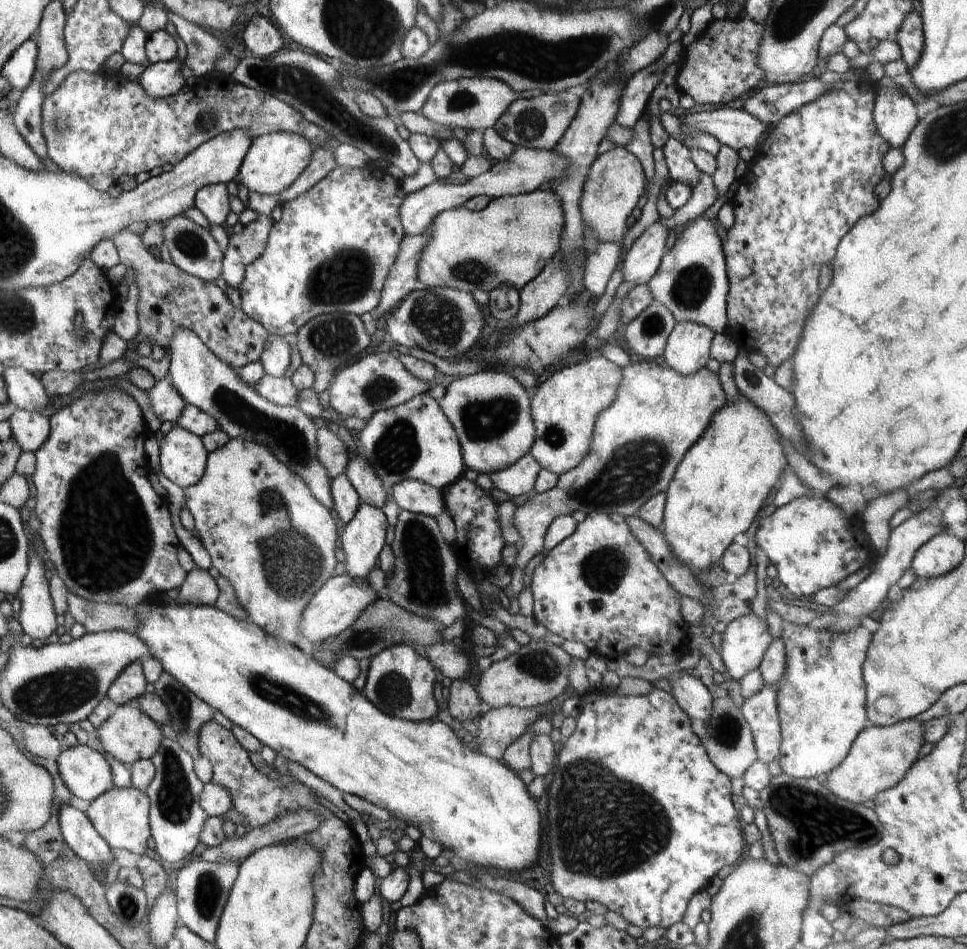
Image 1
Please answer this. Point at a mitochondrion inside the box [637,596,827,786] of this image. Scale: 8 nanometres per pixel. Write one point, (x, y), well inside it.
(728, 732)

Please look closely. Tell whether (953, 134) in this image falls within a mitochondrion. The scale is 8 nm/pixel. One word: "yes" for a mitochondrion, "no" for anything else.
yes

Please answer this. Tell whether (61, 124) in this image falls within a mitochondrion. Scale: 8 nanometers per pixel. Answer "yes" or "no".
yes

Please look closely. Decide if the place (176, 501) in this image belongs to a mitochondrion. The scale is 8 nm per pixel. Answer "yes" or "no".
no

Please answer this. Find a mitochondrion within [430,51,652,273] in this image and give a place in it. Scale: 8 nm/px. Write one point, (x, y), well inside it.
(529, 123)

